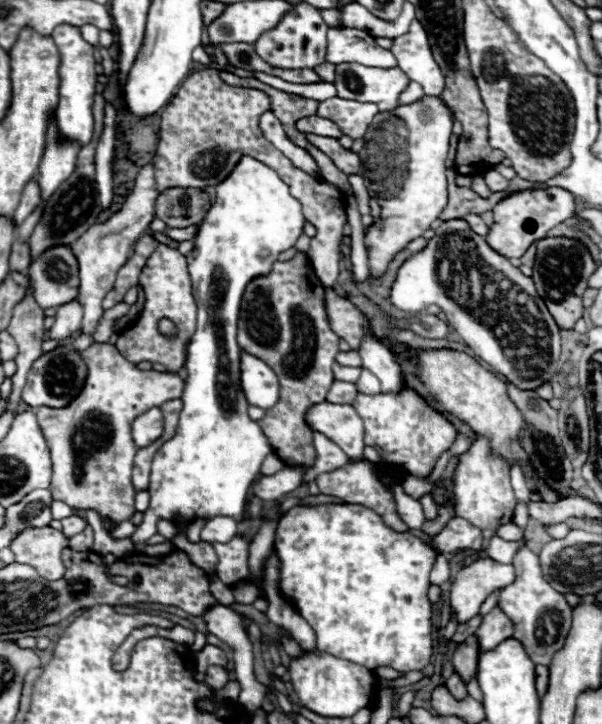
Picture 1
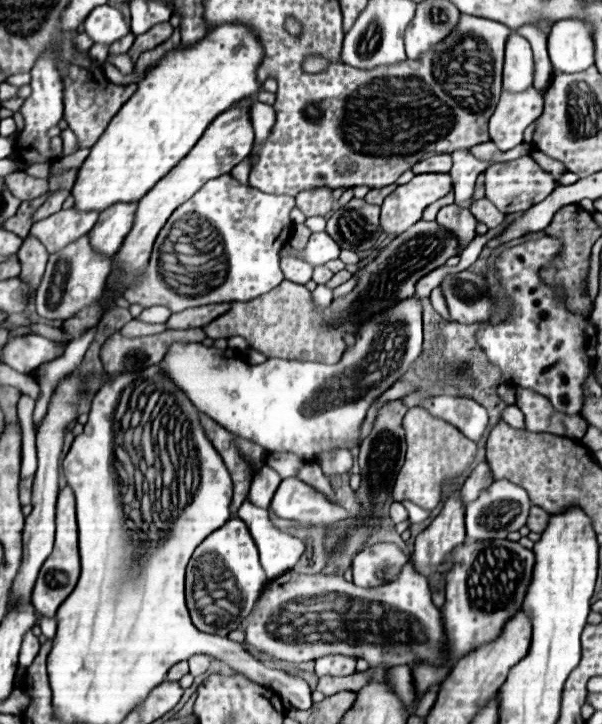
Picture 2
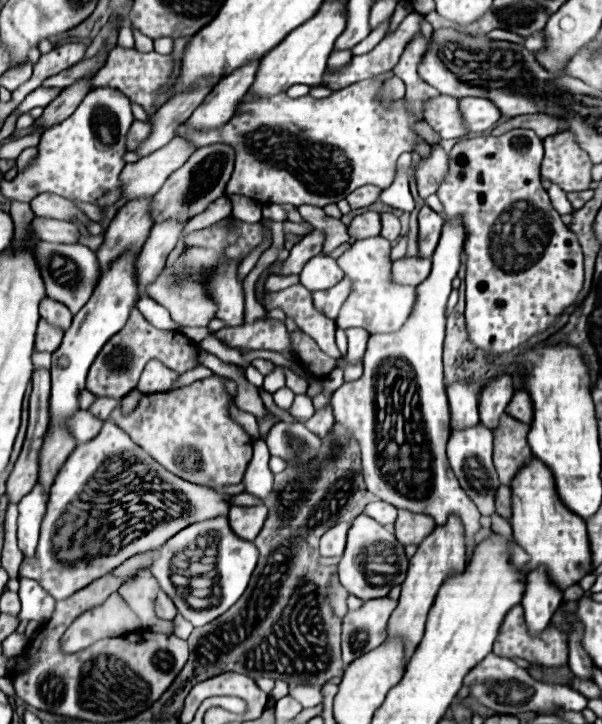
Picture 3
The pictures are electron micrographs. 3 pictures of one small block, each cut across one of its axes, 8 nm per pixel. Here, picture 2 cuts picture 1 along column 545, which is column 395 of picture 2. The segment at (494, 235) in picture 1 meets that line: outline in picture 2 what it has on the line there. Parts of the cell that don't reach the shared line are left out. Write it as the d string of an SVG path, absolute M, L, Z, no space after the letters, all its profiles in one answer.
M416 174L408 184L398 186L382 204L380 226L386 236L398 236L422 218L428 204L452 190L450 174Z

